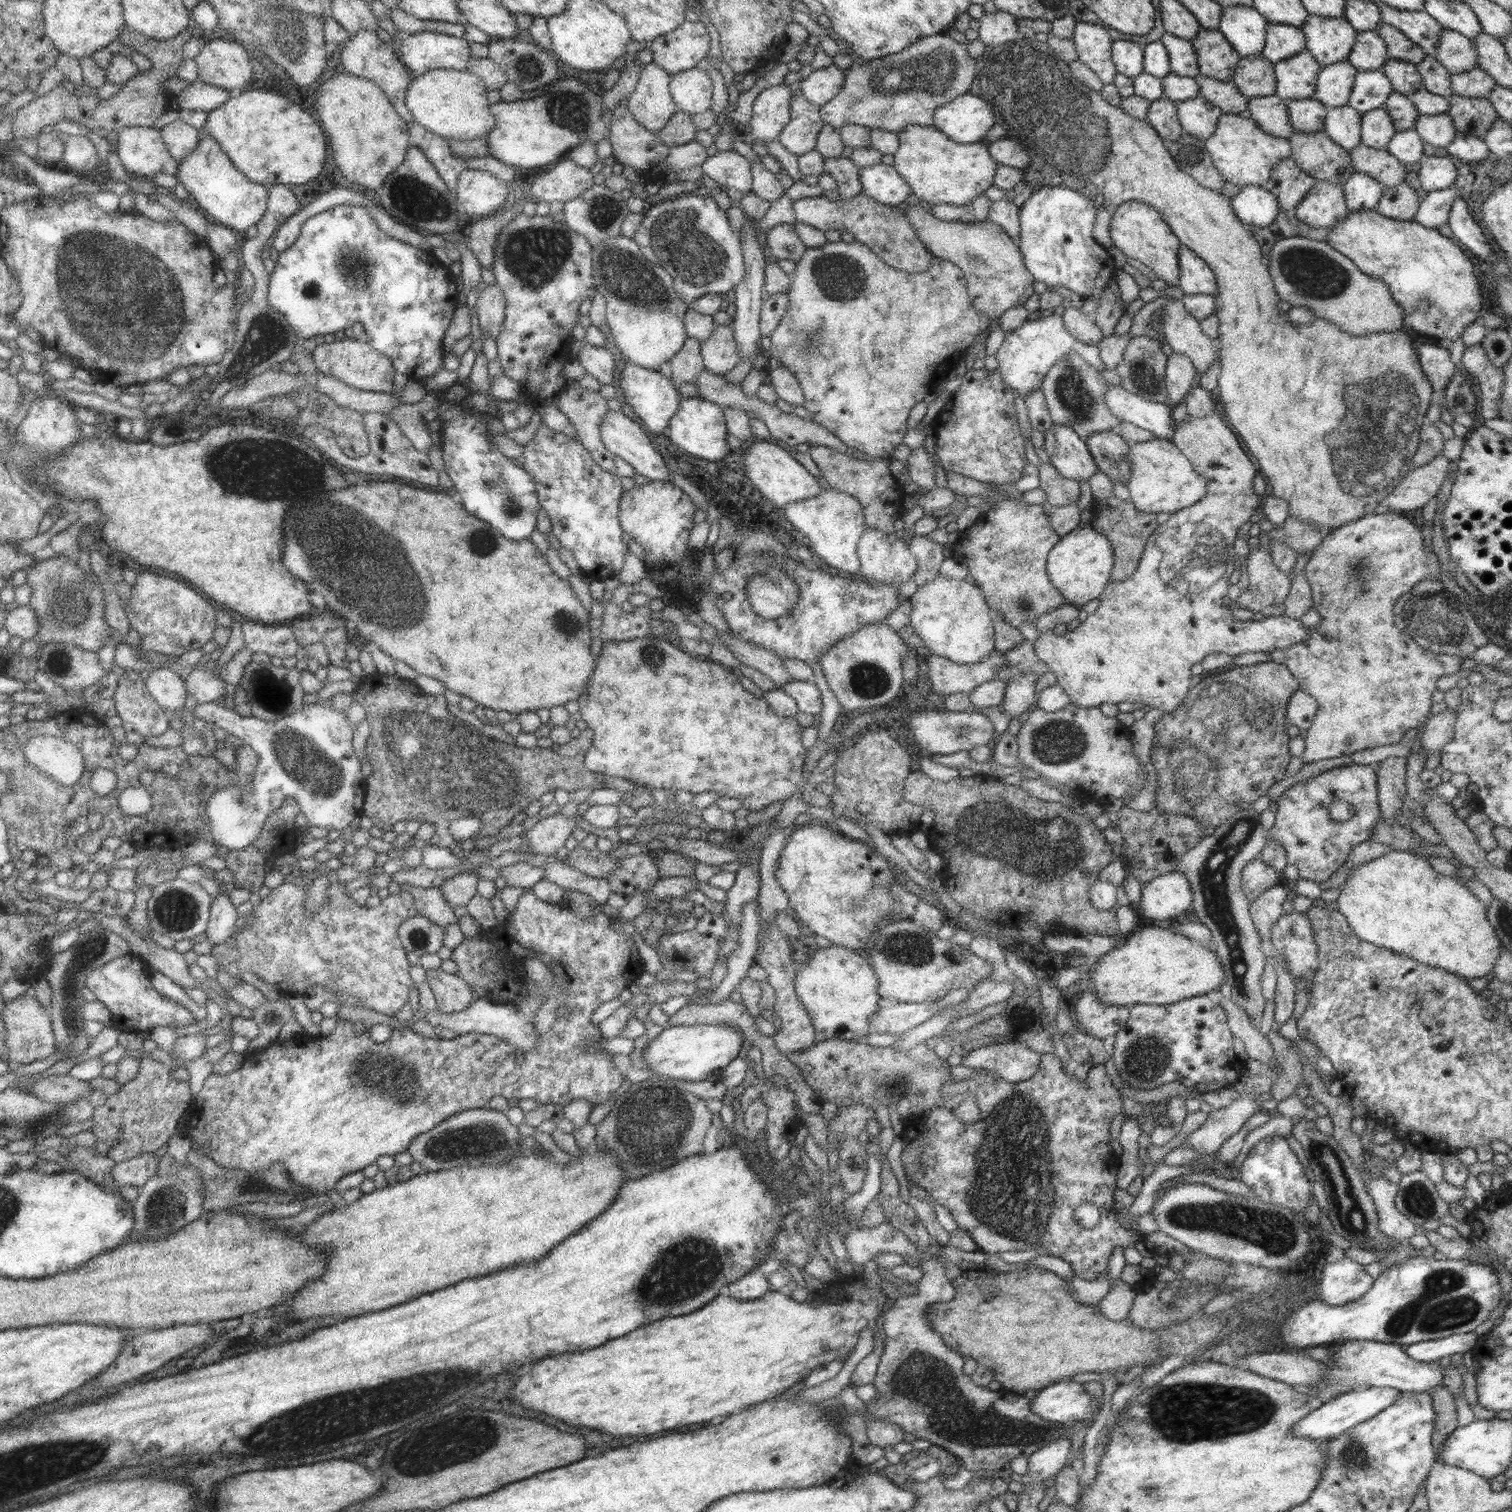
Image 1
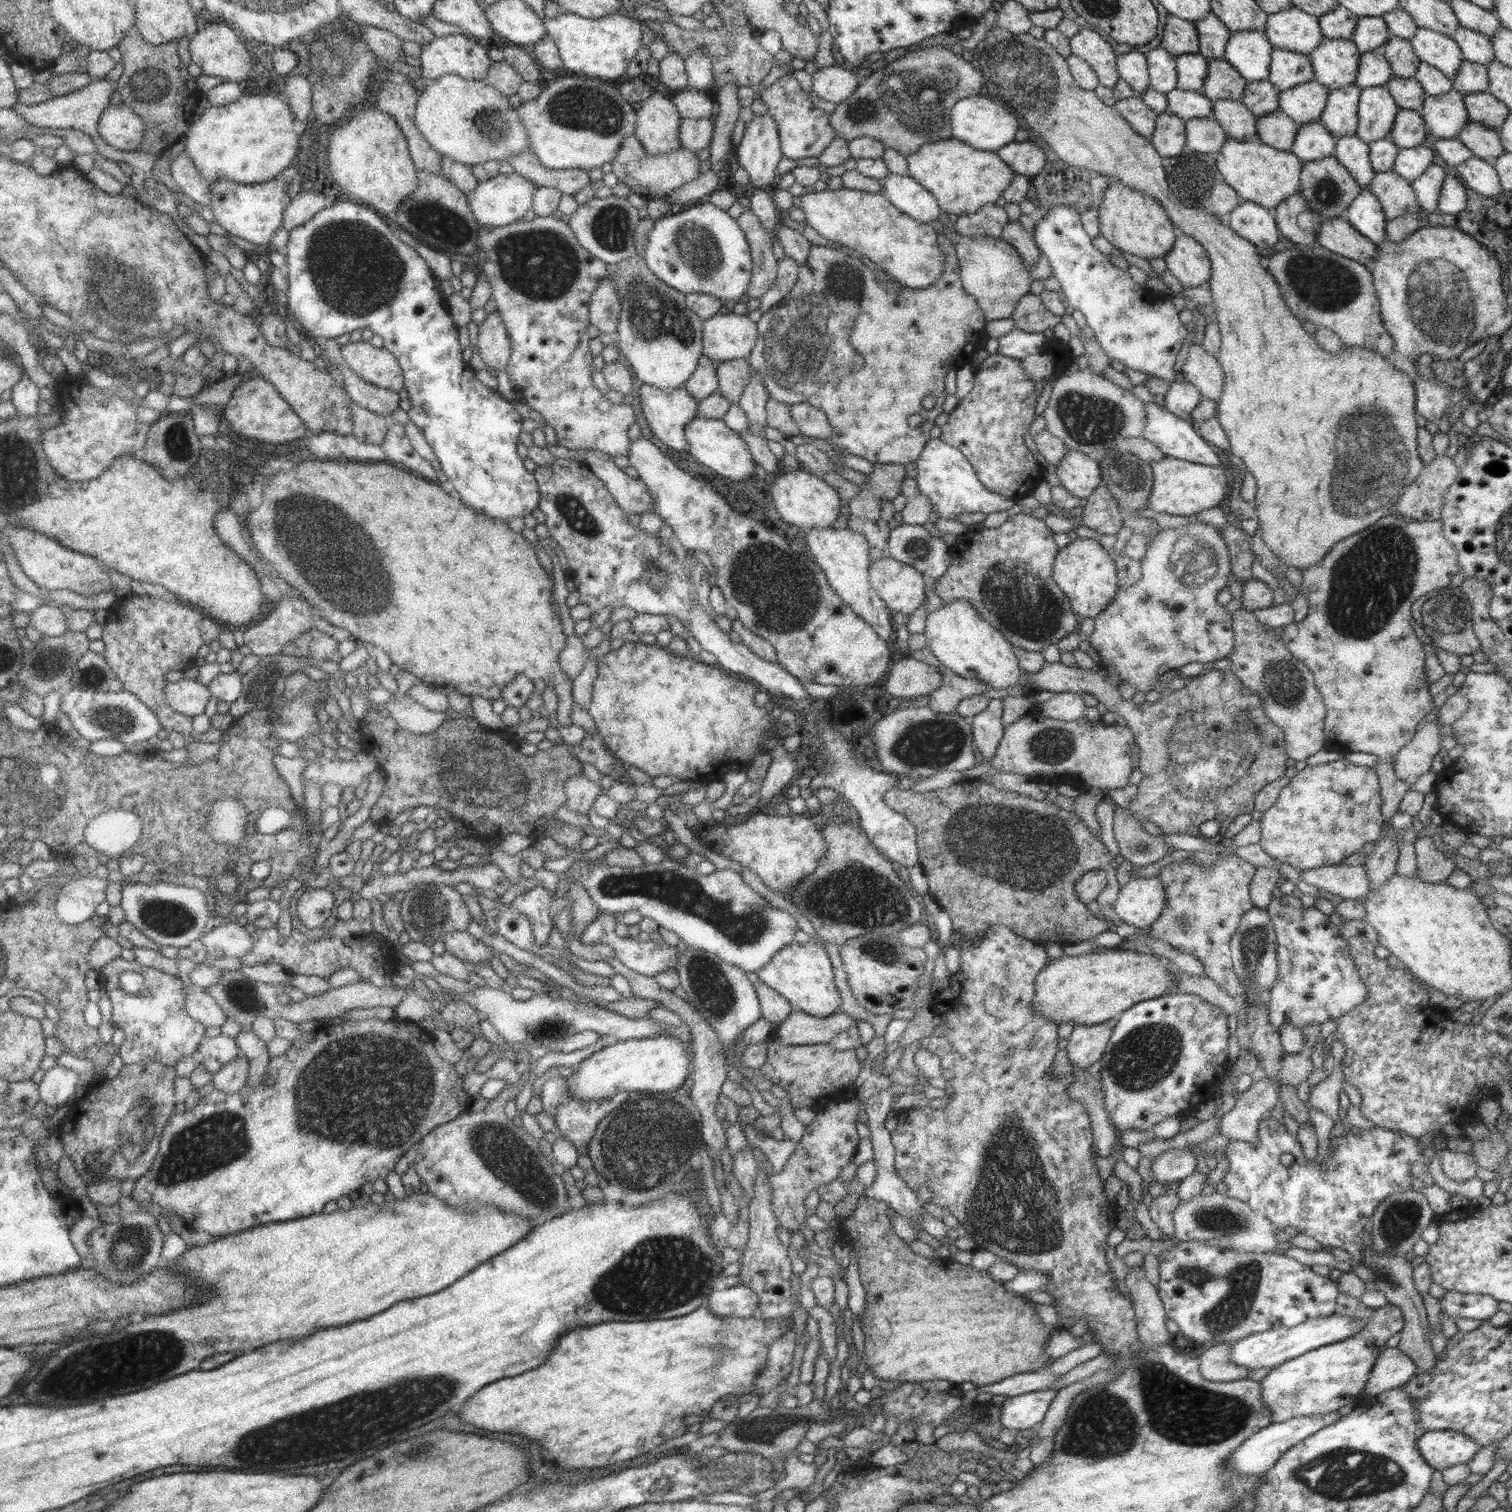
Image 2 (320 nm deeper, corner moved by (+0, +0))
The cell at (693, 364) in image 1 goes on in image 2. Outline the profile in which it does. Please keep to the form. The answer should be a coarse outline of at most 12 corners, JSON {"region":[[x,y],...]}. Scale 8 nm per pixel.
{"region":[[699,356],[682,388],[699,402],[716,392],[716,364]]}

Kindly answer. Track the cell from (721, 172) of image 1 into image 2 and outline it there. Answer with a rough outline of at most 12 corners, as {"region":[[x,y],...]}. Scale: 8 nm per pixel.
{"region":[[708,170],[672,190],[674,209],[702,201],[715,191],[717,174]]}

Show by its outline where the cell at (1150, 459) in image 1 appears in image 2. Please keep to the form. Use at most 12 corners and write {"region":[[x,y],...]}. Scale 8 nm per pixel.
{"region":[[1164,456],[1150,463],[1147,507],[1188,517],[1218,506],[1231,479]]}

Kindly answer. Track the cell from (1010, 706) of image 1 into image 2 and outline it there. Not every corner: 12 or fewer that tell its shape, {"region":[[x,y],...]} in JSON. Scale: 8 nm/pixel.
{"region":[[1002,699],[968,719],[978,758],[995,754],[1004,727]]}

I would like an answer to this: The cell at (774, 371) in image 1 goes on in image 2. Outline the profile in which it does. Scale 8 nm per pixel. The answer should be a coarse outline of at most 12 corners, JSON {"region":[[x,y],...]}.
{"region":[[806,402],[790,405],[803,437],[833,435],[825,413]]}

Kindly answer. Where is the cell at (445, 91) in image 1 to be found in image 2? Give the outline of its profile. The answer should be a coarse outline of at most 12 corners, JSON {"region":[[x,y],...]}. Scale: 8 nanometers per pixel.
{"region":[[481,80],[418,93],[417,130],[470,167],[530,148],[518,112]]}

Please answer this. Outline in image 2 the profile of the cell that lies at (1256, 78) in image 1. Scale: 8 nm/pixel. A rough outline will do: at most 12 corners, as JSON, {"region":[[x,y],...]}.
{"region":[[1268,80],[1247,82],[1240,98],[1253,116],[1278,109]]}

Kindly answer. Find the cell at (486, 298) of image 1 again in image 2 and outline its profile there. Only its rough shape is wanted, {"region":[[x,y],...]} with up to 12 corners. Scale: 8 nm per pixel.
{"region":[[500,314],[478,325],[480,358],[490,370],[506,371],[511,348]]}

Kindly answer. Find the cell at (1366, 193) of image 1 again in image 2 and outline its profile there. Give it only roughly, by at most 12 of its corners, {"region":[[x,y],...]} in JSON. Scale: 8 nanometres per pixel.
{"region":[[1361,189],[1343,216],[1373,244],[1386,238],[1379,201]]}

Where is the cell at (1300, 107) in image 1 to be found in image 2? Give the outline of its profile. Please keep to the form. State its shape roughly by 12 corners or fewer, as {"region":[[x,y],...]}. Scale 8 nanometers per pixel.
{"region":[[1317,119],[1298,127],[1290,151],[1302,164],[1334,154]]}

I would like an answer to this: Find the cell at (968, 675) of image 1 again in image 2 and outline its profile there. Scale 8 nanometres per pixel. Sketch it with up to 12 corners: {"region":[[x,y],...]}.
{"region":[[907,654],[883,679],[893,698],[920,698],[940,685],[936,668]]}

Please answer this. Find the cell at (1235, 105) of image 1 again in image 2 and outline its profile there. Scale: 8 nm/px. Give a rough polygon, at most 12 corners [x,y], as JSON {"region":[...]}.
{"region":[[1240,100],[1213,101],[1211,117],[1235,140],[1256,137]]}

